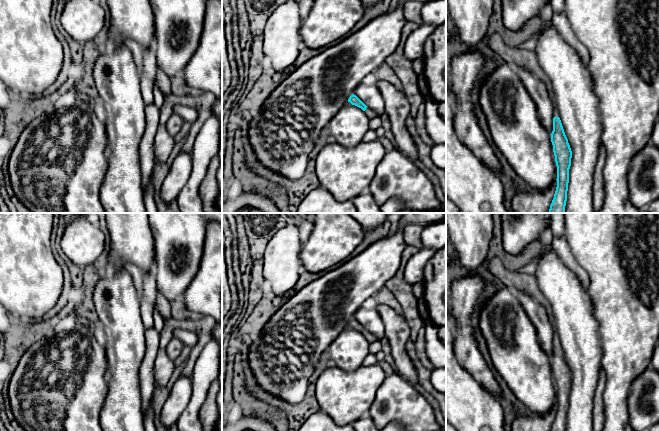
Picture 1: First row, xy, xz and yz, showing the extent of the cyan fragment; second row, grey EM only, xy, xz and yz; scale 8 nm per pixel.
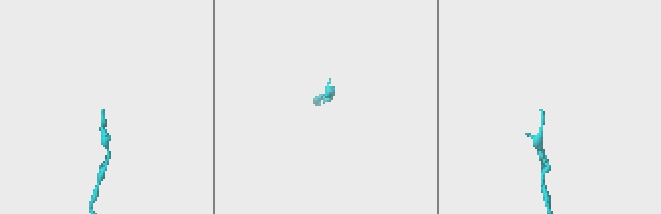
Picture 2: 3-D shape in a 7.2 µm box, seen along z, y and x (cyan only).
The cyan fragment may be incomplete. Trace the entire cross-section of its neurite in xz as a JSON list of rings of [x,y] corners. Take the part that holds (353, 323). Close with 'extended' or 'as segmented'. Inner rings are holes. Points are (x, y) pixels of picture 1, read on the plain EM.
[[[352,318],[349,323],[348,326],[350,326],[352,329],[355,329],[359,332],[361,332],[366,340],[369,343],[373,343],[377,340],[379,340],[373,333],[371,333],[370,331],[366,330],[356,319]]] | extended

